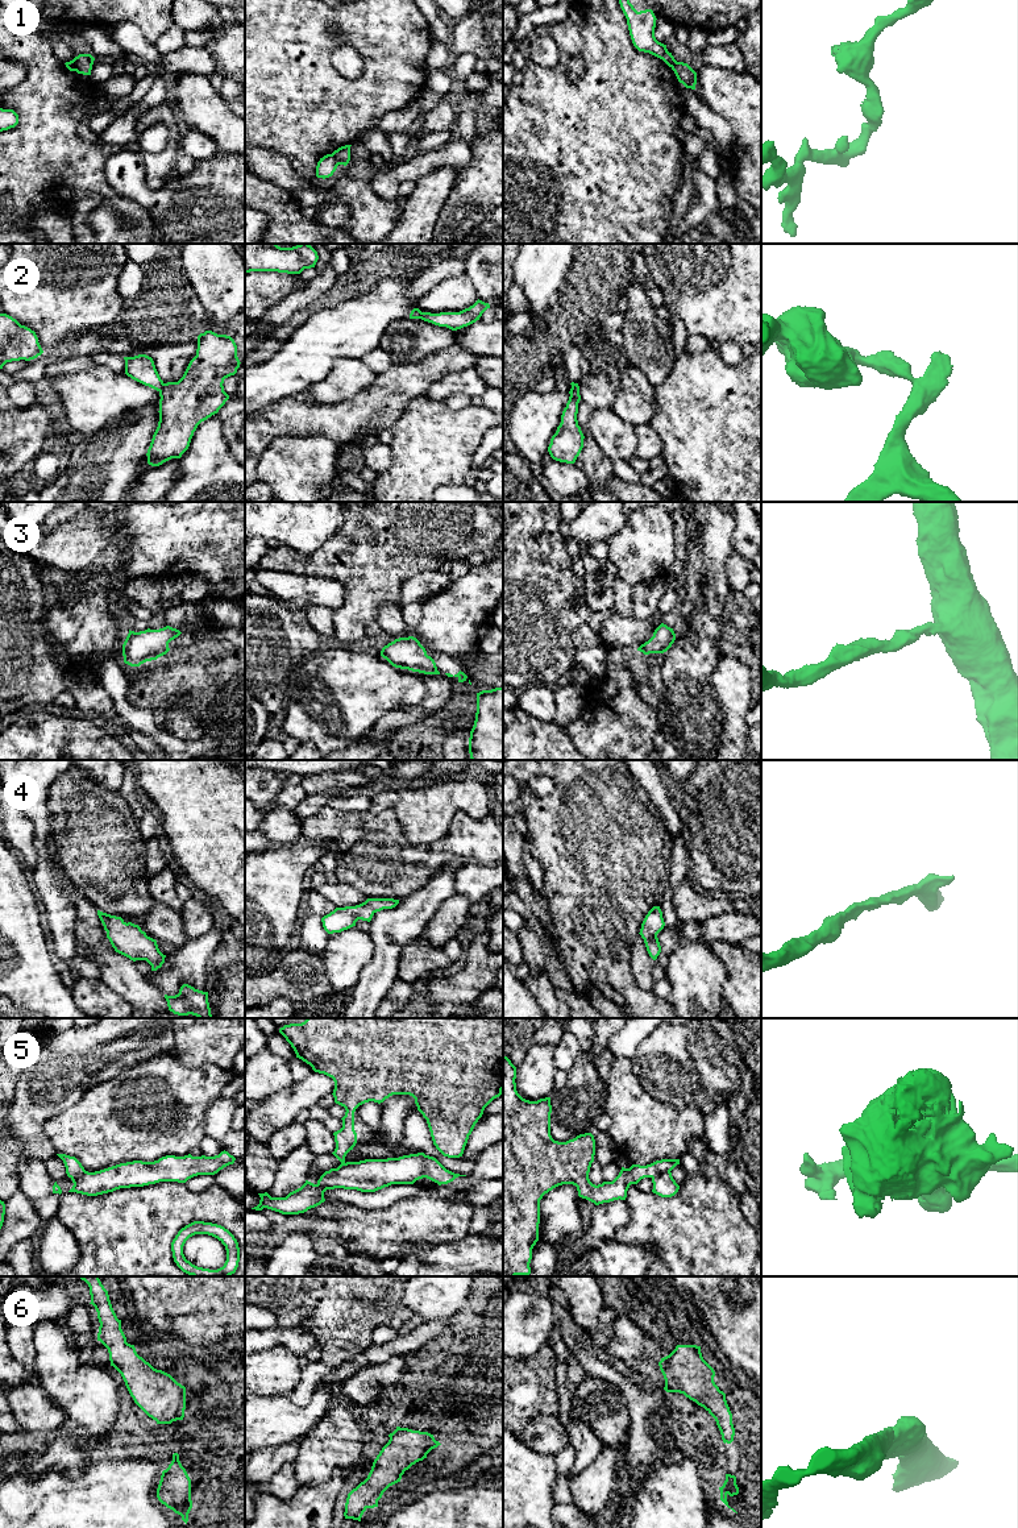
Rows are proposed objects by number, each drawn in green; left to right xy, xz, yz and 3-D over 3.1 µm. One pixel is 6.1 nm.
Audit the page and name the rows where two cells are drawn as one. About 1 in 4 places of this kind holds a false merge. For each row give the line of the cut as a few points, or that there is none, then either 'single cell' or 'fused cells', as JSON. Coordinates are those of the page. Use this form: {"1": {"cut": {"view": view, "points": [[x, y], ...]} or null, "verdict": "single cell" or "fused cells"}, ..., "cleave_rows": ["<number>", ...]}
{"1": {"cut": {"view": "xz", "points": [[332, 153], [339, 163]]}, "verdict": "fused cells"}, "2": {"cut": {"view": "xy", "points": [[165, 383], [160, 391]]}, "verdict": "fused cells"}, "3": {"cut": null, "verdict": "single cell"}, "4": {"cut": null, "verdict": "single cell"}, "5": {"cut": {"view": "yz", "points": [[669, 1170], [652, 1178]]}, "verdict": "fused cells"}, "6": {"cut": null, "verdict": "single cell"}, "cleave_rows": ["1", "2", "5"]}

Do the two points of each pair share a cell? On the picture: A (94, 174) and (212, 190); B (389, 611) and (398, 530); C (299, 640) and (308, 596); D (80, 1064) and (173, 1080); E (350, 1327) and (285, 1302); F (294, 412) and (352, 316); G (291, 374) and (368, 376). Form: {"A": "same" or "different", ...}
{"A": "different", "B": "different", "C": "different", "D": "different", "E": "same", "F": "different", "G": "different"}

